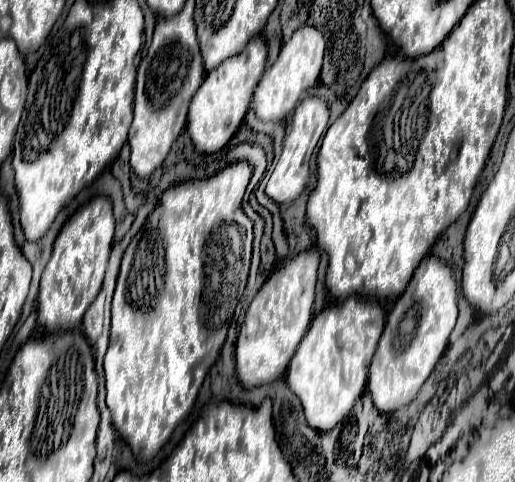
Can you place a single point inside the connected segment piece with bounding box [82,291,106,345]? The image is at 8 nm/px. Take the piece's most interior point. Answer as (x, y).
(92, 323)

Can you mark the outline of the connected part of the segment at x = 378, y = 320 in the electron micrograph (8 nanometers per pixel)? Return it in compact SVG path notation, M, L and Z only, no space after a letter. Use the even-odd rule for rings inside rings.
M350 297L342 305L330 305L314 317L286 373L286 381L298 395L306 413L306 423L312 429L322 433L332 431L362 397L382 329L382 307L376 301L360 297Z

